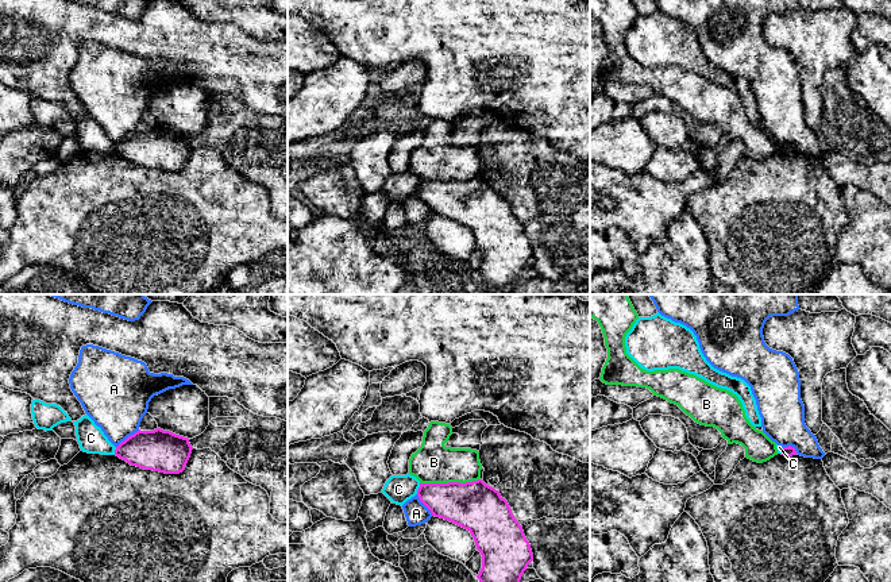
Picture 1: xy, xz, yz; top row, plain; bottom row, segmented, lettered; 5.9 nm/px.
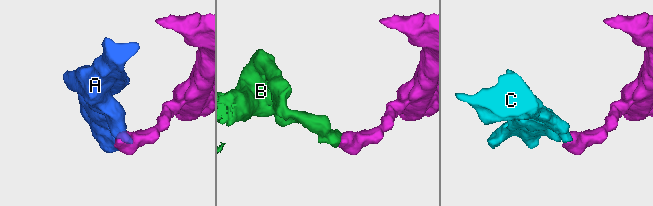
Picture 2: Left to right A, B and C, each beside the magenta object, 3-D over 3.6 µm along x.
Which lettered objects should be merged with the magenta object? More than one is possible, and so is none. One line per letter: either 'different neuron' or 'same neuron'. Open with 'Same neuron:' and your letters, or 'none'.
Same neuron: none
A: different neuron
B: different neuron
C: different neuron

